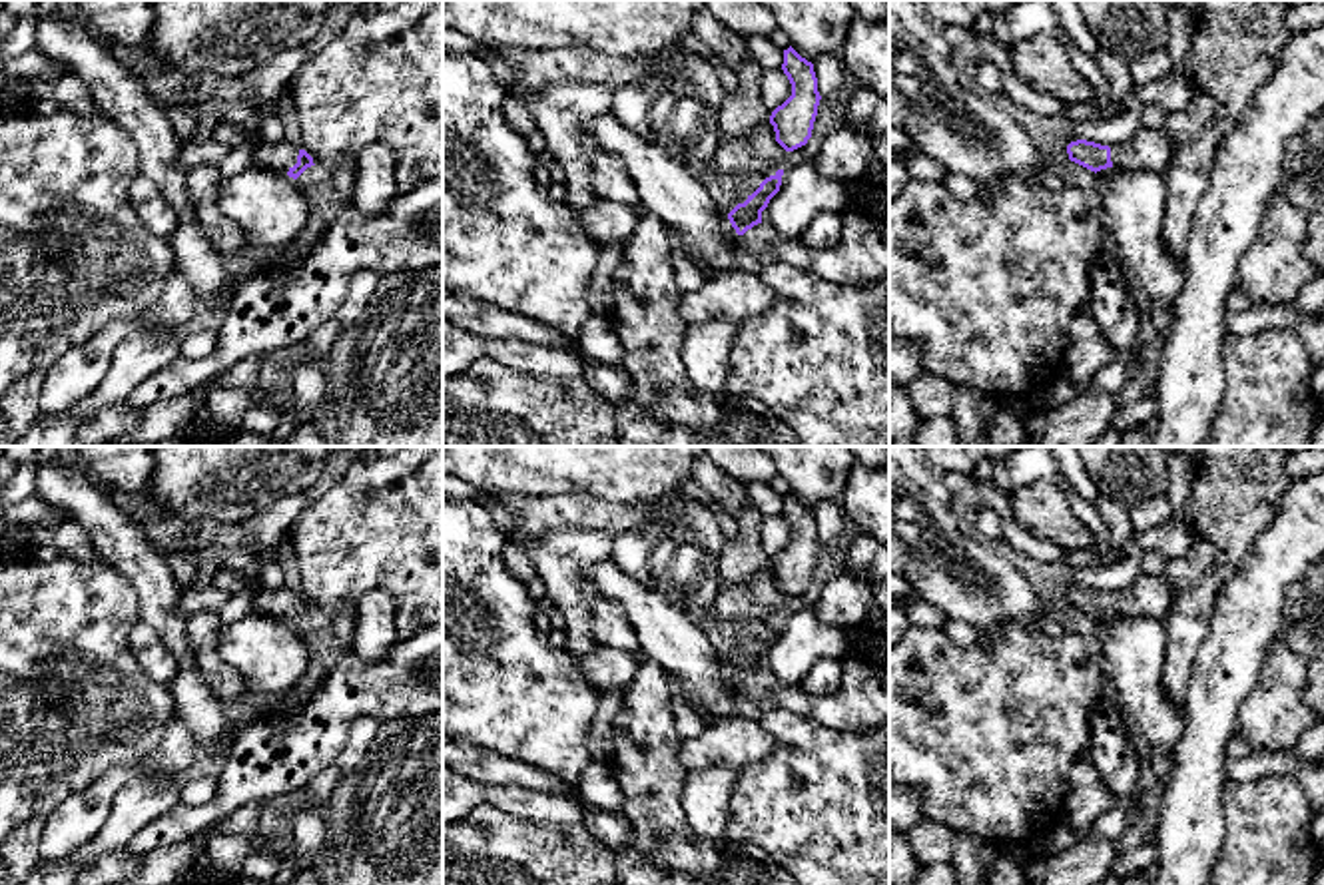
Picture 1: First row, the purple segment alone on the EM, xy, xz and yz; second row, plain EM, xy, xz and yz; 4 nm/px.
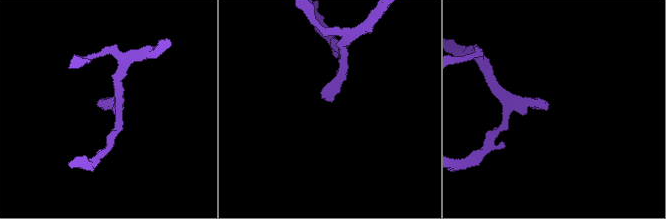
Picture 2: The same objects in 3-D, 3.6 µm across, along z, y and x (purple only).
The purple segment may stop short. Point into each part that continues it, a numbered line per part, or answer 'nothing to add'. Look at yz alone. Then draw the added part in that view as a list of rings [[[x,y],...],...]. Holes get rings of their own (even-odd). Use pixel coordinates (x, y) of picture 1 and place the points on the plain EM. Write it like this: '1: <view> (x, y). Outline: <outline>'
1: yz (1149, 596). Outline: [[[1139,574],[1137,580],[1111,594],[1113,614],[1125,618],[1164,620],[1172,606],[1172,586],[1166,574]]]

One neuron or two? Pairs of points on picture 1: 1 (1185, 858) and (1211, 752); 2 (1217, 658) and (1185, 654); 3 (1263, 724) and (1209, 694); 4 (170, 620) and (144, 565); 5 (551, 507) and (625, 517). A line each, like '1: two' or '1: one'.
1: one
2: two
3: two
4: one
5: one

